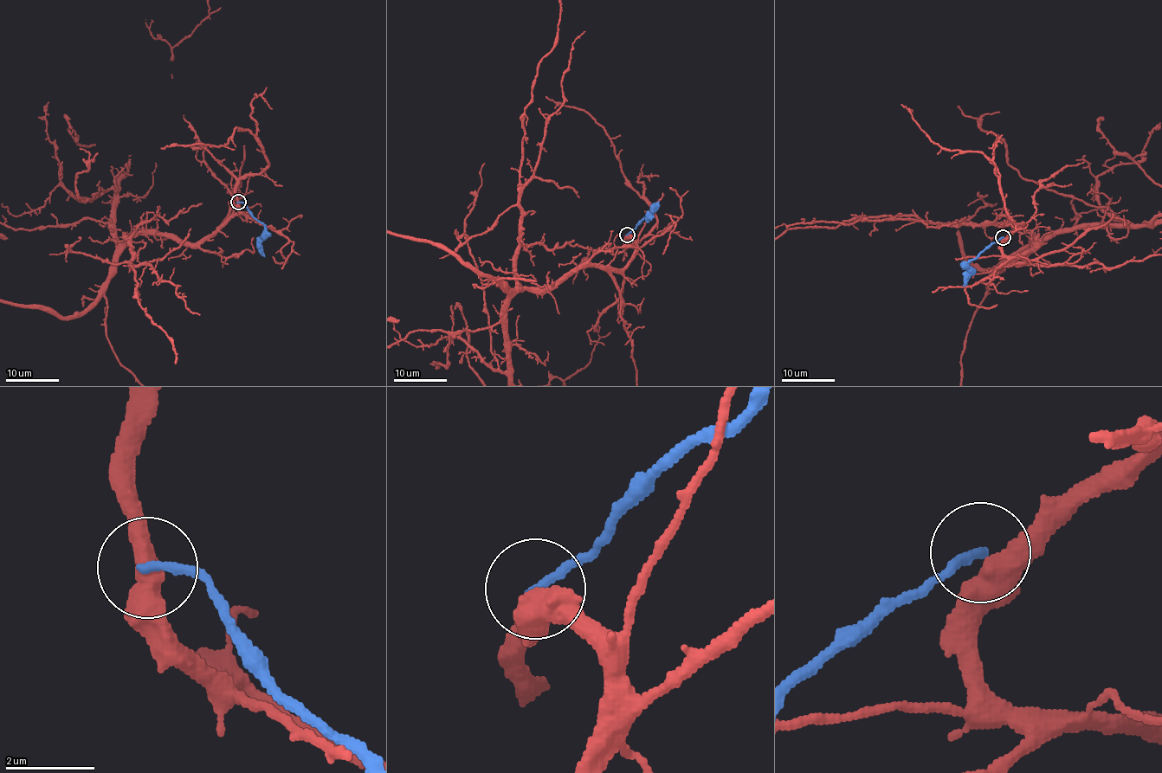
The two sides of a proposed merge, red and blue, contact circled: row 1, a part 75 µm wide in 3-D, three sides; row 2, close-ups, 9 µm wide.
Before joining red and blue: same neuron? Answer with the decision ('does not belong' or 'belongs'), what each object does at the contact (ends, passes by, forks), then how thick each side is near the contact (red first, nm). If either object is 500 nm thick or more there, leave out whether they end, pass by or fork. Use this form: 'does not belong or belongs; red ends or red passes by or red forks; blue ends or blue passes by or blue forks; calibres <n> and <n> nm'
does not belong; red passes by; blue ends; calibres 480 and 200 nm

